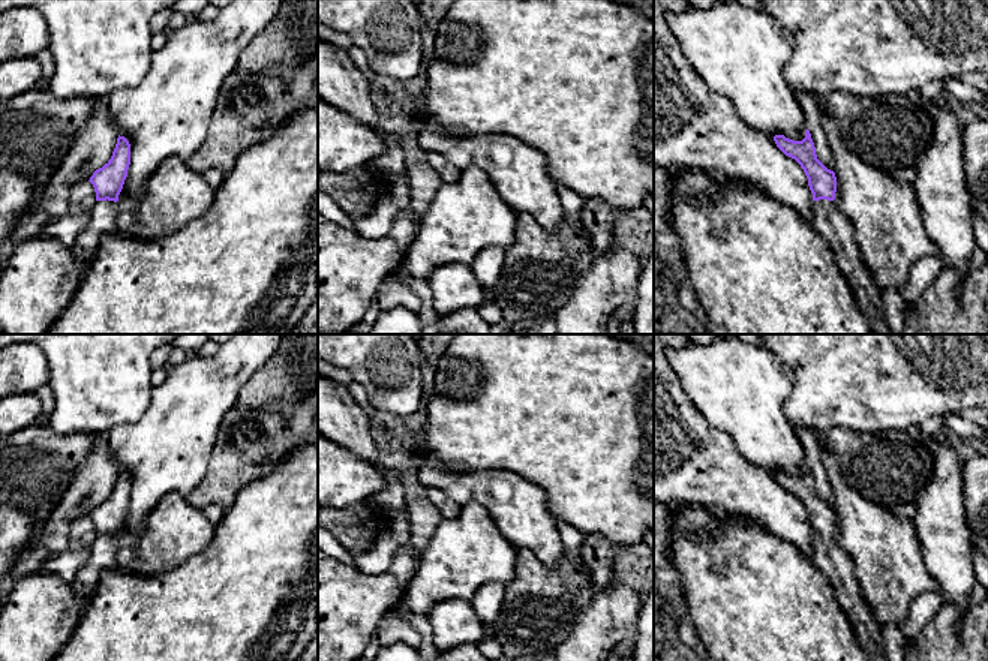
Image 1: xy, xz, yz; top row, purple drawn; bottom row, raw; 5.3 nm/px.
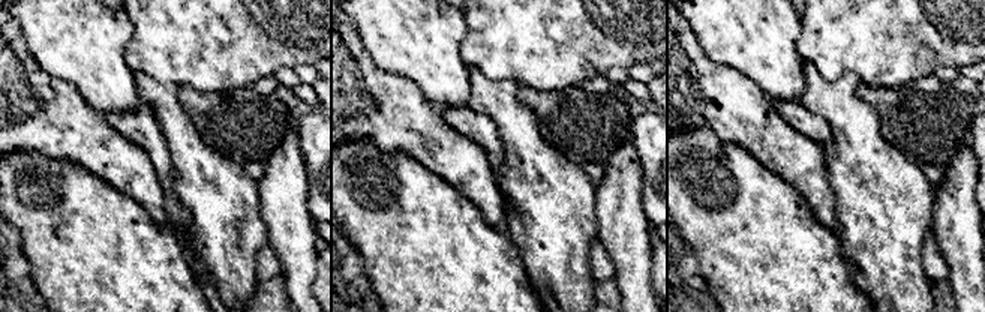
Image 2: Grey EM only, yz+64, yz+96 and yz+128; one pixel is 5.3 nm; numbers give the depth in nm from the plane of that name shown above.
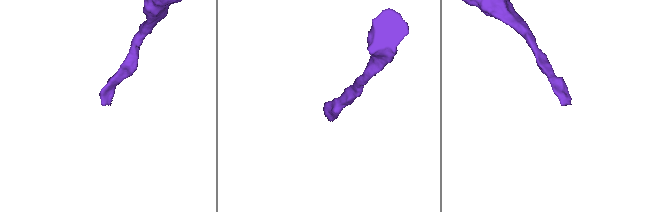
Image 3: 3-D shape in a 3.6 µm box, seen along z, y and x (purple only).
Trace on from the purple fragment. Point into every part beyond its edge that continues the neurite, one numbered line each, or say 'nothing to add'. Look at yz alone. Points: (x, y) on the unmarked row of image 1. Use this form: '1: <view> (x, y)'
1: yz (828, 556)

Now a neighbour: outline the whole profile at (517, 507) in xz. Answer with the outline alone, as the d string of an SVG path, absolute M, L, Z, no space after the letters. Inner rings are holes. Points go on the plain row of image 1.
M435 462L420 468L417 477L424 489L439 489L460 505L471 501L483 504L499 532L516 550L528 549L549 567L556 567L565 555L556 519L547 510L547 495L532 481L502 469L451 472Z

